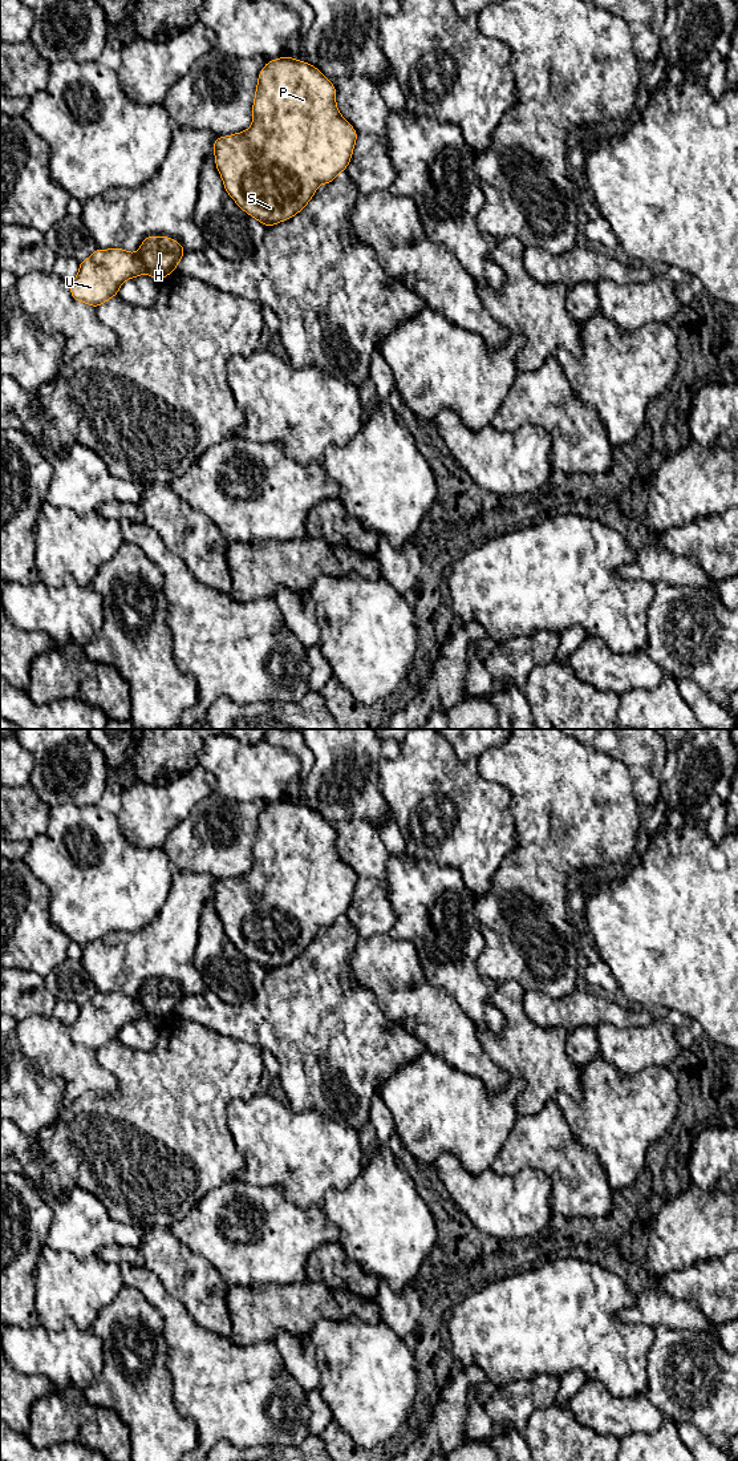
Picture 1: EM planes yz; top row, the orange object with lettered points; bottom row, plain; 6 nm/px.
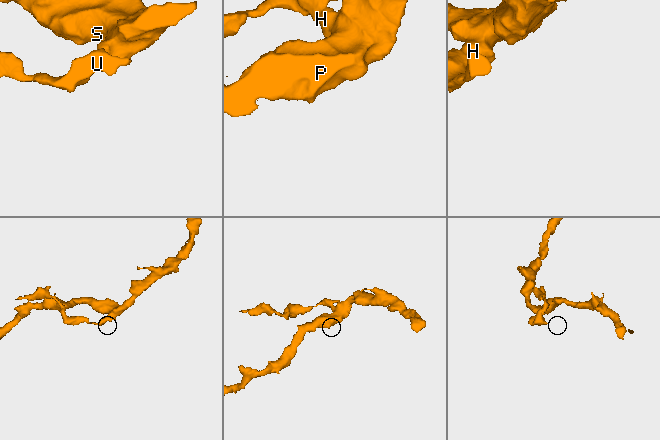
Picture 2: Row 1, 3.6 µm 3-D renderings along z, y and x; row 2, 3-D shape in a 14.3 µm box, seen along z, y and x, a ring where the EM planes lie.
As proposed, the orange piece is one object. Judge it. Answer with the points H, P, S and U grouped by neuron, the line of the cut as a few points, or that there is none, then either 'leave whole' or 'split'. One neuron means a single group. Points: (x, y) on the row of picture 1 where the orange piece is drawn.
H P S / U | yz (136, 254), (145, 266), (163, 276) | split

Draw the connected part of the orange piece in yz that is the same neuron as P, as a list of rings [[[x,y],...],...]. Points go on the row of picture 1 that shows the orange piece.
[[[289,56],[268,61],[260,70],[252,118],[248,130],[214,139],[215,165],[226,191],[236,205],[265,227],[271,227],[300,213],[321,183],[332,183],[346,170],[357,141],[357,130],[337,110],[333,82],[309,62]]]

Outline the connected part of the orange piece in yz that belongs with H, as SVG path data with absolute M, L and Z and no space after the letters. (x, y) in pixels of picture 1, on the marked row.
M154 235L142 240L137 256L145 267L166 278L186 252L178 240Z

